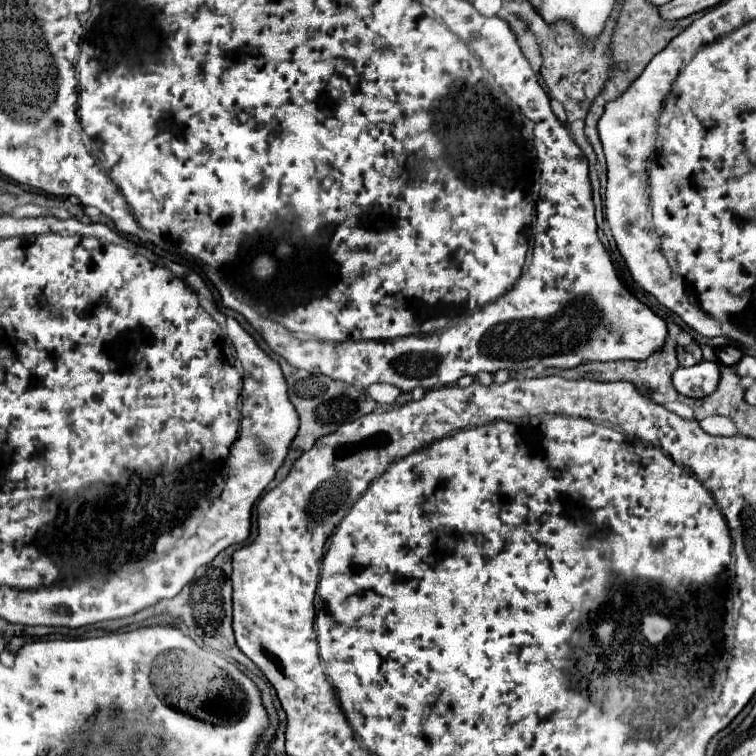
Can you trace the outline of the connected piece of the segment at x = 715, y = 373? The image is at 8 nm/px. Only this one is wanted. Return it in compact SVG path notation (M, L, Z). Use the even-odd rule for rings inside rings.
M701 362L691 368L677 368L673 374L673 386L679 394L689 398L703 398L717 390L721 380L717 362Z

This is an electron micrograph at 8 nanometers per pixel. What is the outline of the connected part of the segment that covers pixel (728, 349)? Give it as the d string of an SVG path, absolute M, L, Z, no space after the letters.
M725 346L725 350L723 348L717 350L717 358L727 366L735 366L741 360L741 356L743 356L743 352L737 346Z

